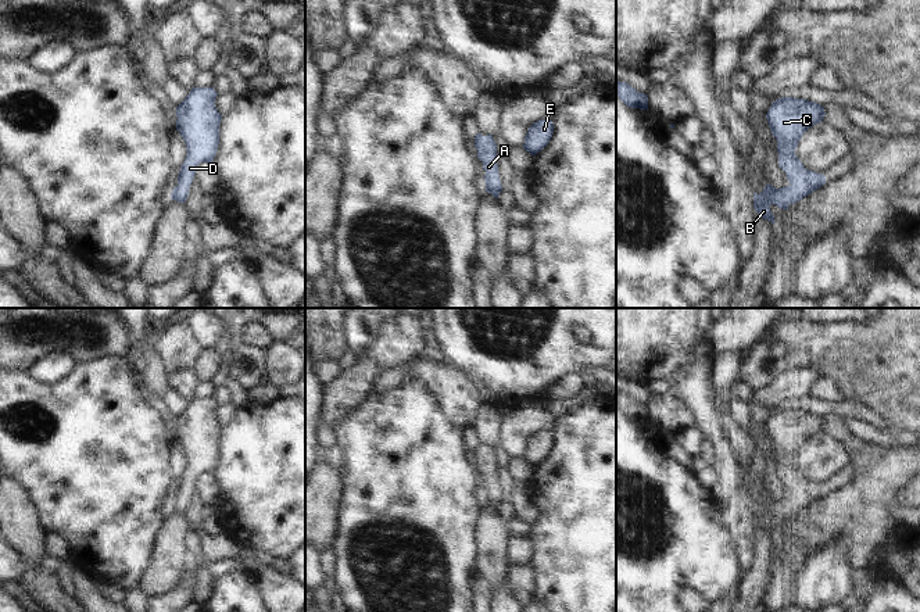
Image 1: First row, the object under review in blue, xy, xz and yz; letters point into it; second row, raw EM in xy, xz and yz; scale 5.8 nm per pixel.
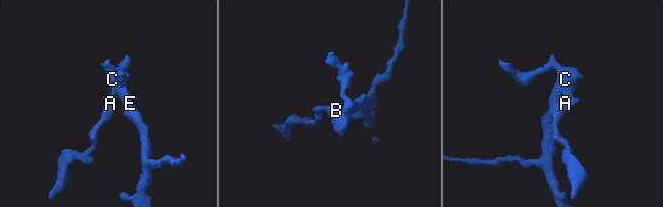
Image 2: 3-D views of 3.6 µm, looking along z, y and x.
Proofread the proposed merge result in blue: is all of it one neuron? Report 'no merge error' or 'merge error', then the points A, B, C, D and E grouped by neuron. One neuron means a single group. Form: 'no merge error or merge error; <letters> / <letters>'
no merge error; A B C D E

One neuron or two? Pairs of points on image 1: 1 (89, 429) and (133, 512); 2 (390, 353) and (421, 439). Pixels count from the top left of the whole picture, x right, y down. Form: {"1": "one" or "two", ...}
{"1": "one", "2": "two"}

